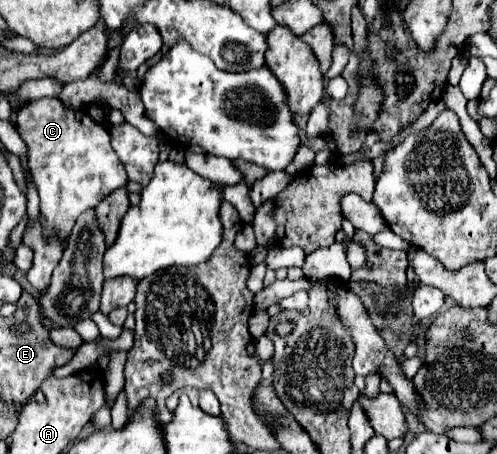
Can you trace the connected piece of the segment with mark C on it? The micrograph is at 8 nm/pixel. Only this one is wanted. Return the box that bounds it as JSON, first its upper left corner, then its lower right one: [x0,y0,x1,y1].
[17,98,127,238]

